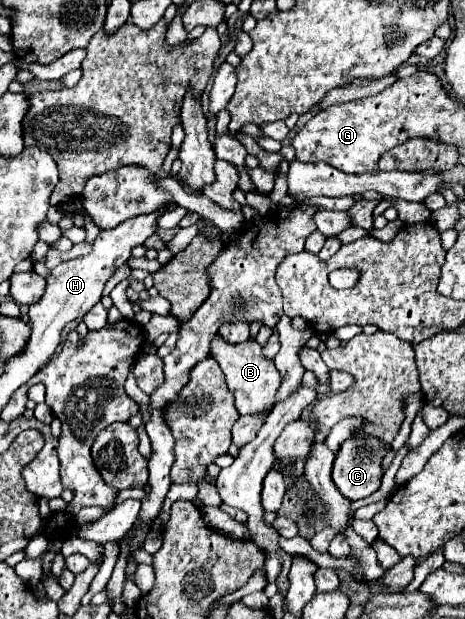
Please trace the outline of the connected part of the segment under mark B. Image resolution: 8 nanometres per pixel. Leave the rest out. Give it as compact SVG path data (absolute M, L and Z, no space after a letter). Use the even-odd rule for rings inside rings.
M221 335L211 339L211 357L219 363L221 371L227 377L227 387L235 395L235 405L241 415L259 413L275 405L275 389L279 387L279 371L273 361L261 353L261 347L255 339L243 343L229 343Z

